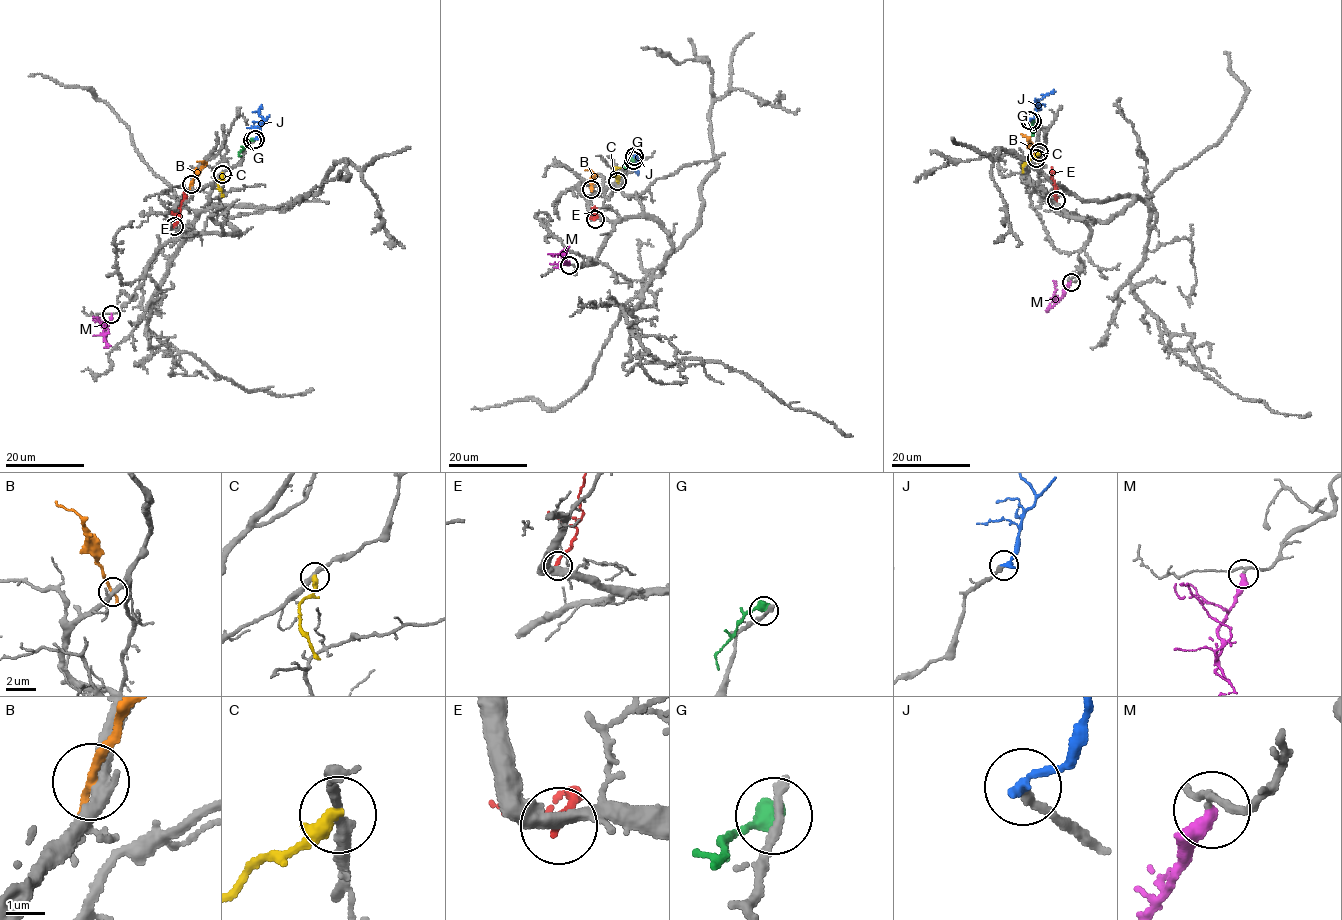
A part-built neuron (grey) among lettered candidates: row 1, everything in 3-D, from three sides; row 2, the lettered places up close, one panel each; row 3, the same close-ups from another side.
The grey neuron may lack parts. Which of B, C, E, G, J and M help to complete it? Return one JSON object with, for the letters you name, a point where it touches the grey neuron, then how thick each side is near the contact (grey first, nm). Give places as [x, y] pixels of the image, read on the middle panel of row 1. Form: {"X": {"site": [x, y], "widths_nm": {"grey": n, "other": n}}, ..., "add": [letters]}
{"J": {"site": [634, 156], "widths_nm": {"grey": 240, "other": 320}}, "add": ["J"]}

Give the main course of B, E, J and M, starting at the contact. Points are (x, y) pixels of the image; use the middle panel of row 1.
B: (591, 189), (594, 174), (584, 170)
E: (595, 220), (593, 207)
J: (634, 156), (639, 158), (634, 166), (638, 174)
M: (569, 265), (565, 262), (564, 252), (559, 255), (548, 254)

